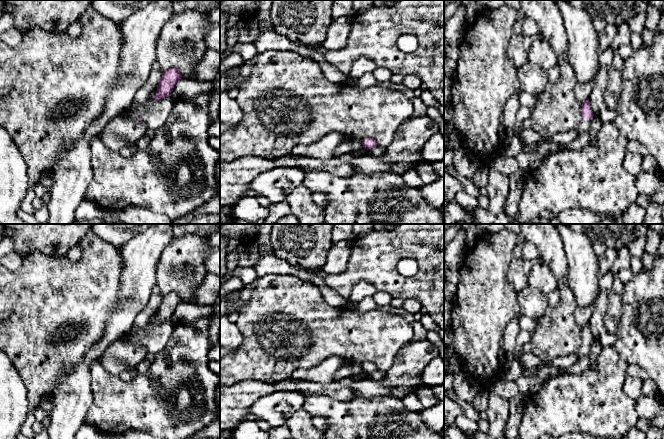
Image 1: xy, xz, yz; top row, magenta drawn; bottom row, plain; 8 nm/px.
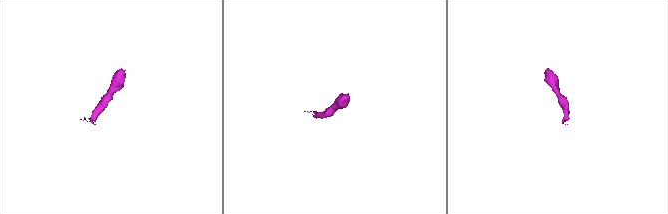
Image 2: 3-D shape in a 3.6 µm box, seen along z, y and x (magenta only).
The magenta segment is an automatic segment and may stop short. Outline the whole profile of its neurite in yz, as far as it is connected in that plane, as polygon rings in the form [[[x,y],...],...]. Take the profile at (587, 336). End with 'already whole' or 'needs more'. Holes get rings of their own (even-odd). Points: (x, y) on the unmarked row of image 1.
[[[586,324],[582,328],[582,343],[580,345],[579,351],[577,352],[579,359],[588,356],[588,354],[590,353],[591,343],[593,339],[594,338],[590,330],[589,324]]]; needs more

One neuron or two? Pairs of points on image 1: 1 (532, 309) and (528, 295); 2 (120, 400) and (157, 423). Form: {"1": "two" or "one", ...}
{"1": "one", "2": "one"}

